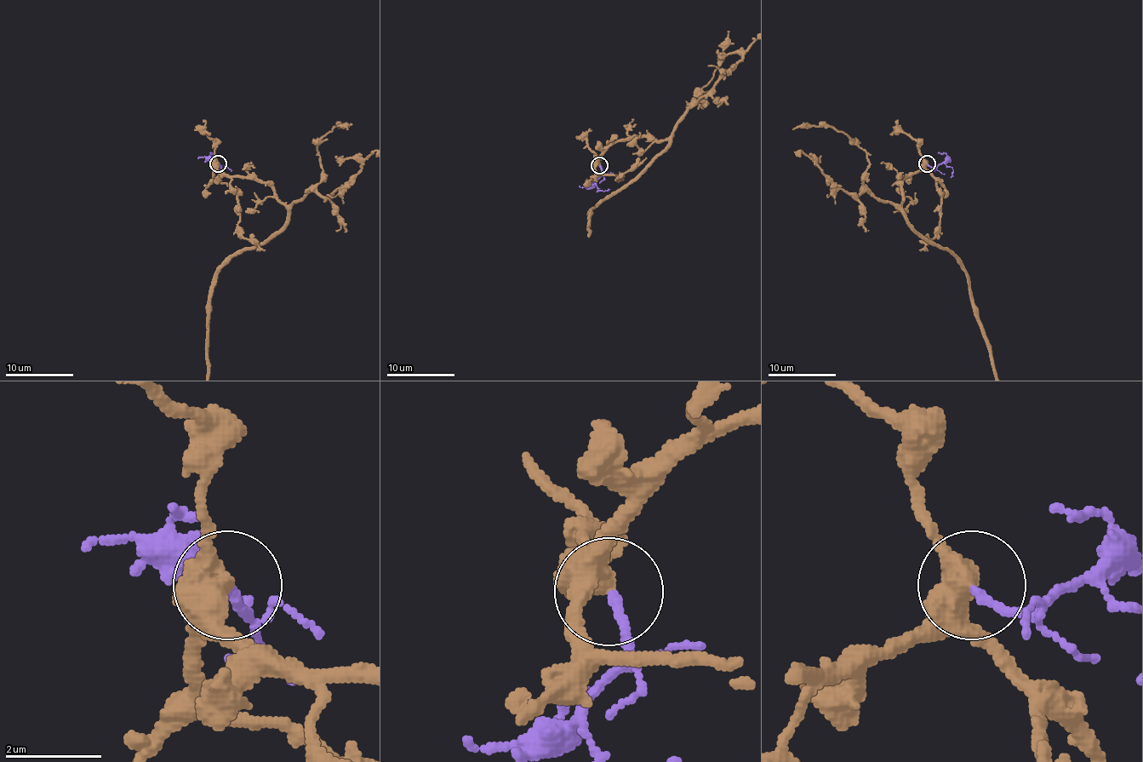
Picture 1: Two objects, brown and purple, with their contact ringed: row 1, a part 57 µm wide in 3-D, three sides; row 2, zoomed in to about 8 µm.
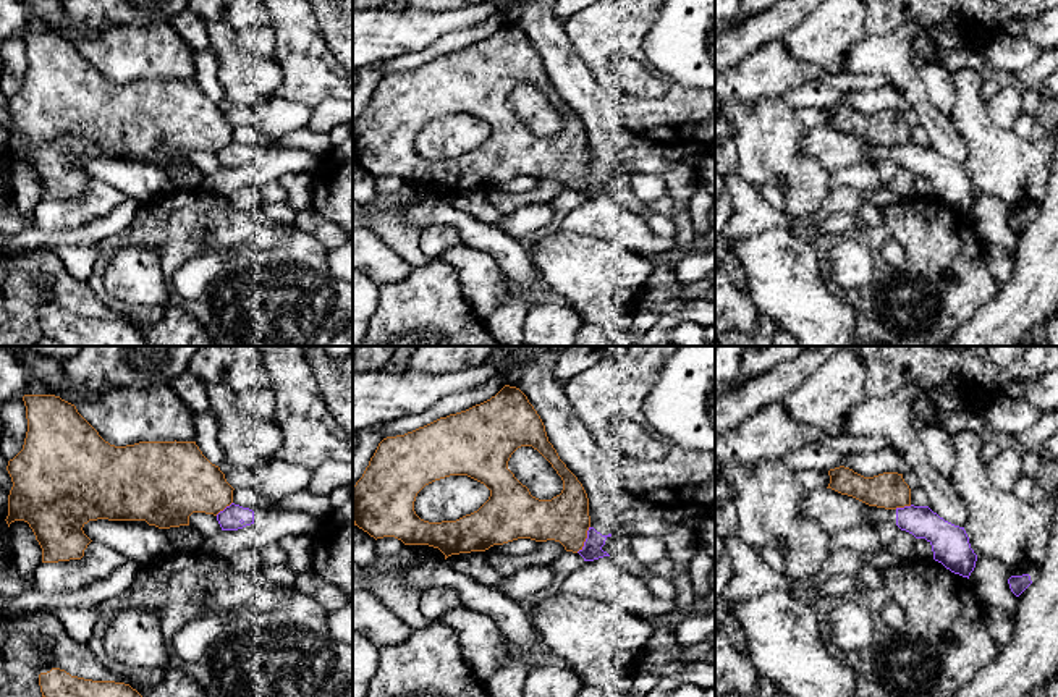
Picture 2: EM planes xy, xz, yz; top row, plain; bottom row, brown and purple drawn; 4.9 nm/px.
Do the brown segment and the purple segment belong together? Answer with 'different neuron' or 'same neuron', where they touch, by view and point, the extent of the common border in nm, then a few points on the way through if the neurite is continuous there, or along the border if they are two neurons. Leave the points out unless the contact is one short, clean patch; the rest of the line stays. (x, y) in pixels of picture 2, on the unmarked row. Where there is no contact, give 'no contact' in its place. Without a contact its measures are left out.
different neuron; contact xz (586, 175); length 150 nm; border xz (589, 164), (588, 175), (576, 190)

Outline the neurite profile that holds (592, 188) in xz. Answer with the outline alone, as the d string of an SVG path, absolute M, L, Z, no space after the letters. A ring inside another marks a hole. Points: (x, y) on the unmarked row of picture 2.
M518 0L498 10L498 15L527 34L545 63L548 79L587 131L590 165L578 191L584 199L594 199L610 194L602 184L613 171L650 173L665 181L665 194L678 209L688 209L694 192L692 168L670 163L660 144L642 139L623 125L620 100L578 57L565 23L555 16L555 3L557 0Z

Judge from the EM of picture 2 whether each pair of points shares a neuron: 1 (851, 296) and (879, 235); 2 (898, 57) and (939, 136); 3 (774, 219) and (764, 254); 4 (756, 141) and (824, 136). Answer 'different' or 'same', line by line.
1: same
2: same
3: different
4: different

